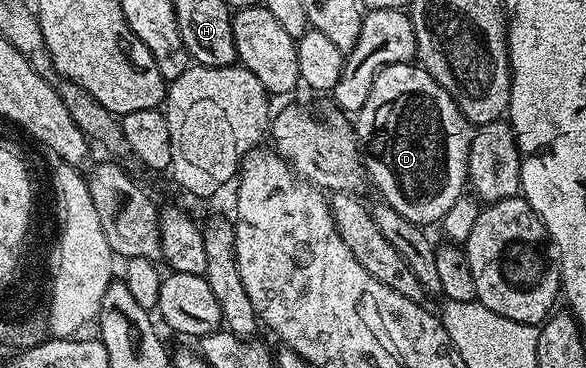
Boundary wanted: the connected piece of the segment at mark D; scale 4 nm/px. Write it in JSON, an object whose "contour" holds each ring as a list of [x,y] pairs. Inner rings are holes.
{"contour":[[[413,62],[388,65],[372,81],[372,93],[364,109],[356,113],[356,138],[364,160],[364,170],[371,184],[378,186],[385,206],[396,209],[408,221],[419,225],[437,224],[452,209],[468,183],[468,153],[471,124],[467,123],[456,101],[420,65]]]}

